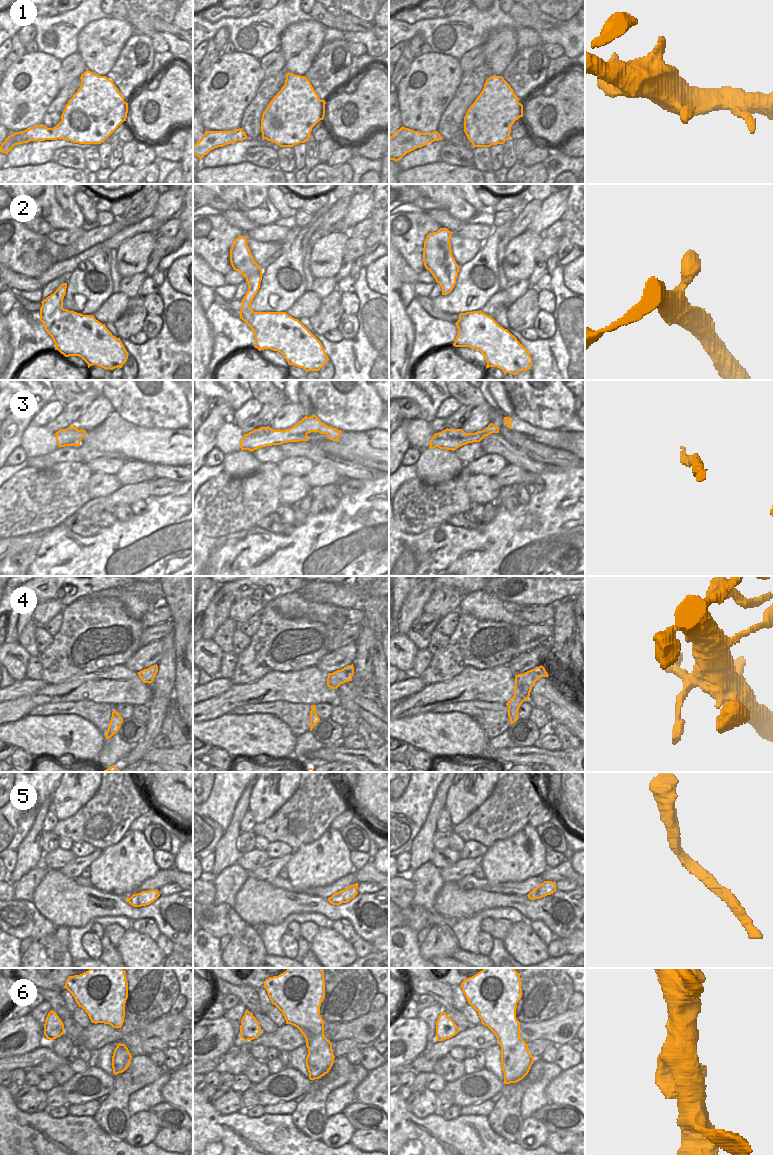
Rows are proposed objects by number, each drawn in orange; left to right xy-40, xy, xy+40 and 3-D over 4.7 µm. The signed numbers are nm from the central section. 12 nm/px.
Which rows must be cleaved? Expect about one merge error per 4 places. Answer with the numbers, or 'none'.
3

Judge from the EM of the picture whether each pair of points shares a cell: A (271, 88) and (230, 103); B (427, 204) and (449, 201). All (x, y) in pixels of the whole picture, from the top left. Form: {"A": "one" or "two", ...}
{"A": "two", "B": "two"}

